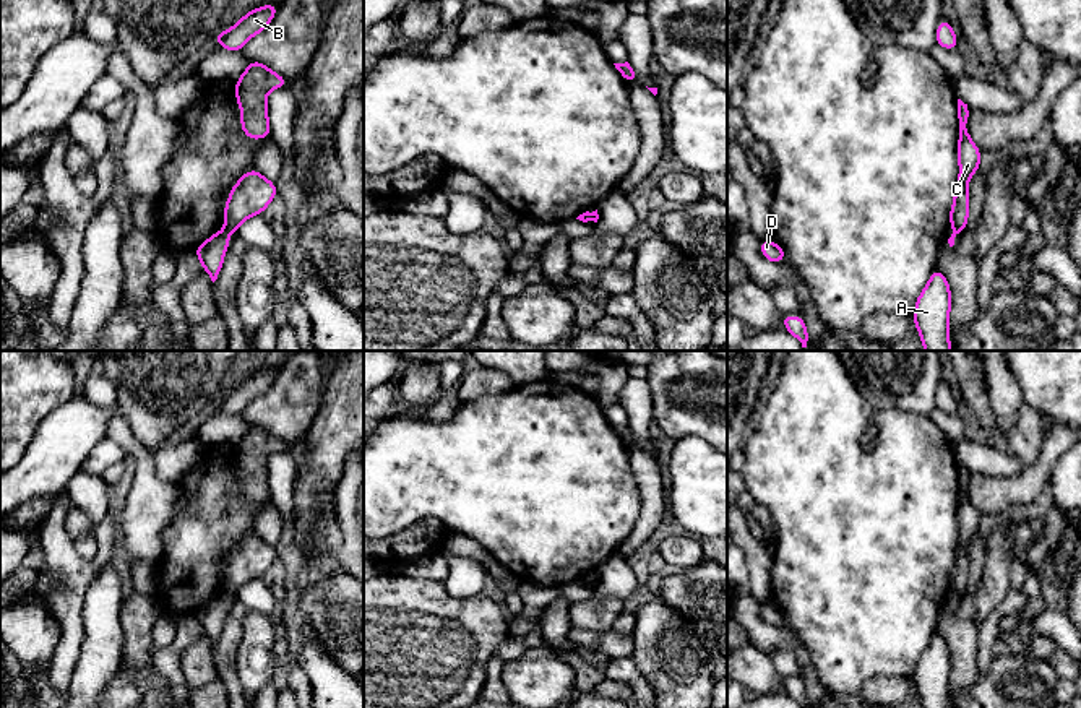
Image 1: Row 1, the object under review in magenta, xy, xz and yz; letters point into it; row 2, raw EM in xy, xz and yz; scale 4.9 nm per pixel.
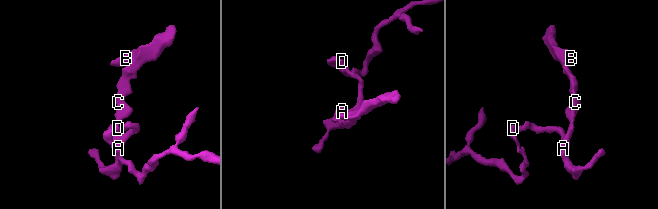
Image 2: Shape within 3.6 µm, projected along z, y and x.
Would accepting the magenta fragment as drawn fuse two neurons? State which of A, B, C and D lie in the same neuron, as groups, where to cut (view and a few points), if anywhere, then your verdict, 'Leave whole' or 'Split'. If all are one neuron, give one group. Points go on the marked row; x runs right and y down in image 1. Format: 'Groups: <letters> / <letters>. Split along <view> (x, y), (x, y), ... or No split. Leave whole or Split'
Groups: A D / B C. Split along xy (224, 229), (229, 233). Split

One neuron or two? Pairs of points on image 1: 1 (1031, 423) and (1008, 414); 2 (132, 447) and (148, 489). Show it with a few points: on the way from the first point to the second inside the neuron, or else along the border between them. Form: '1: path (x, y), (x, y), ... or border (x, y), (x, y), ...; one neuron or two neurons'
1: border (1023, 403), (1016, 423), (1003, 436); two neurons
2: path (140, 457), (145, 463), (146, 479); one neuron

